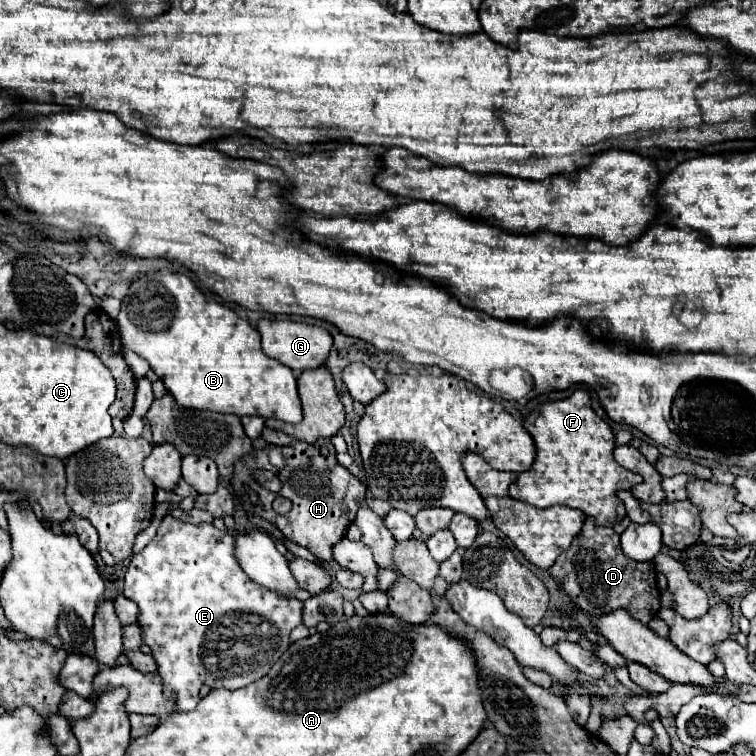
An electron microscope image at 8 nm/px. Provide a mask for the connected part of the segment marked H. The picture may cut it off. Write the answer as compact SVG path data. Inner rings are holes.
M294 439L288 447L282 447L282 455L286 461L284 469L278 471L282 489L278 493L270 493L264 487L252 483L252 489L258 495L258 505L250 505L244 495L244 509L250 513L260 513L260 517L268 517L284 533L286 539L306 547L320 561L330 561L332 547L346 535L346 529L354 521L354 513L358 511L358 501L364 501L366 497L366 485L360 483L346 467L336 461L336 451L330 439L320 439L314 445ZM322 445L330 449L328 457L320 455ZM278 495L288 497L292 501L290 513L278 515L272 511L272 501Z

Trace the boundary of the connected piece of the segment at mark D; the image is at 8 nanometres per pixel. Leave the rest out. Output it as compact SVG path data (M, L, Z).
M586 517L570 549L556 559L548 573L564 593L564 601L594 619L616 609L626 609L634 619L648 625L662 607L654 565L628 559L620 549L620 535L612 527L596 525L592 517Z

